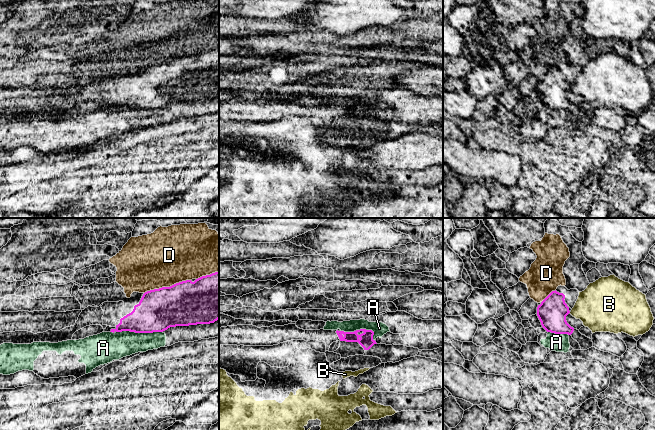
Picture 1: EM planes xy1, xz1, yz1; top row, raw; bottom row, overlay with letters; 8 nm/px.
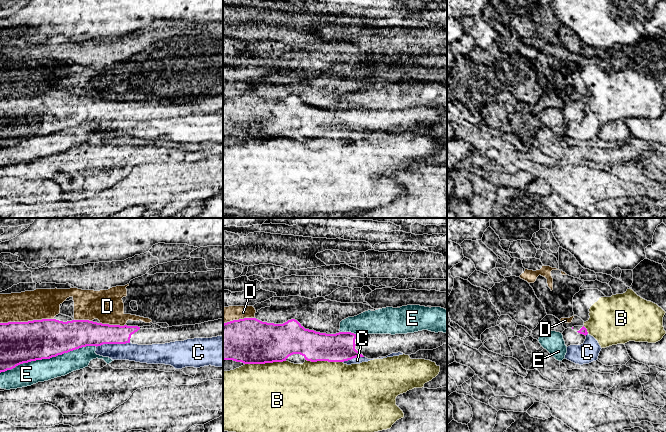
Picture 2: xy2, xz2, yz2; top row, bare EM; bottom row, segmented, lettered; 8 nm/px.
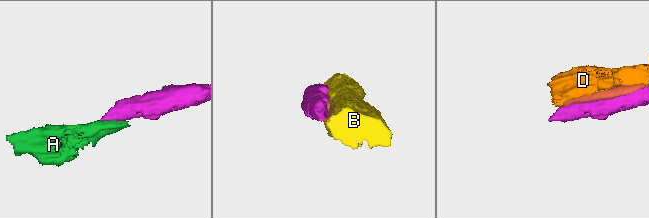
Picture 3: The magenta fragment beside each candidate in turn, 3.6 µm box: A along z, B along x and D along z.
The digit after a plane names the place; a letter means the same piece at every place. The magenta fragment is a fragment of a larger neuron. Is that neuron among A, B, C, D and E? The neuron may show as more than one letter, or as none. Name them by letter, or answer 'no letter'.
no letter

